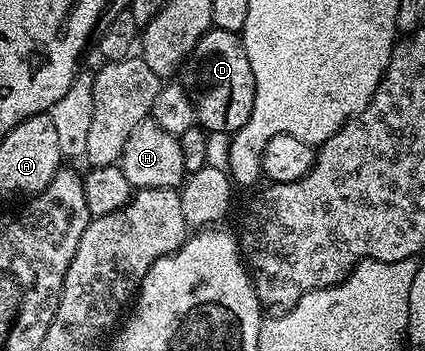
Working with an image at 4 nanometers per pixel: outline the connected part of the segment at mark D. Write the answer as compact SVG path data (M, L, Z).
M207 30L184 60L181 67L181 85L195 105L198 125L208 132L225 132L233 135L249 120L255 99L253 68L249 68L249 56L239 34Z

